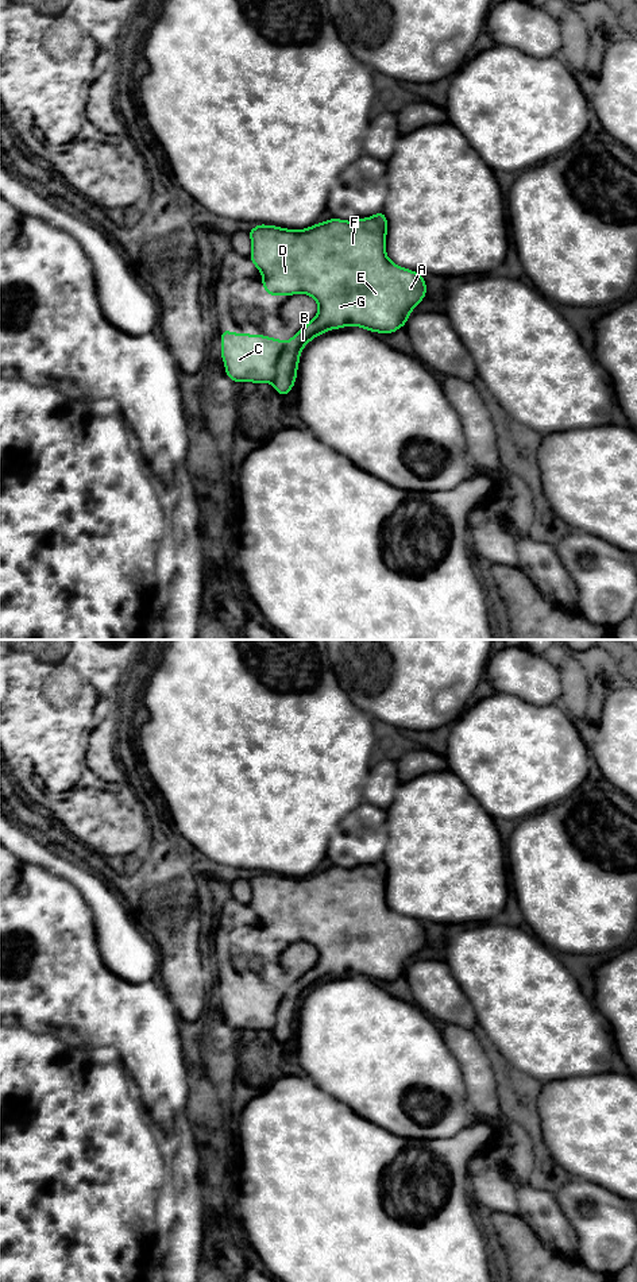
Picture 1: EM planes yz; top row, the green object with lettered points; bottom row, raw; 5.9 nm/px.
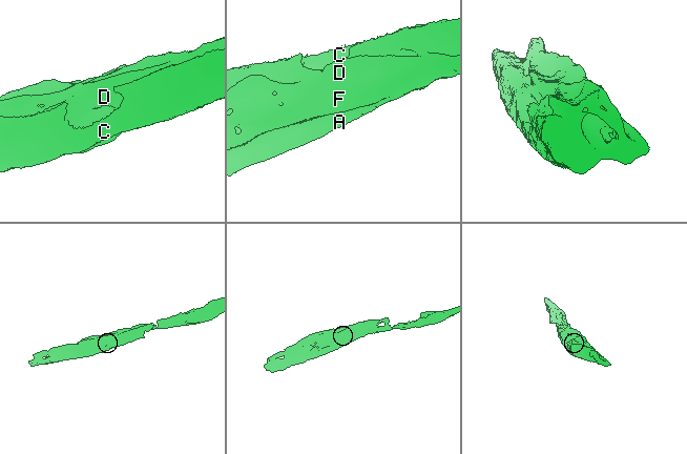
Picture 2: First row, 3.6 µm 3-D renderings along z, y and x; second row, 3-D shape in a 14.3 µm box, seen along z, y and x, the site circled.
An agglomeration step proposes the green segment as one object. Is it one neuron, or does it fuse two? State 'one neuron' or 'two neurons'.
two neurons

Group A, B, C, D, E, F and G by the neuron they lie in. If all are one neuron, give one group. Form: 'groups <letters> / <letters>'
groups A B D E F G / C

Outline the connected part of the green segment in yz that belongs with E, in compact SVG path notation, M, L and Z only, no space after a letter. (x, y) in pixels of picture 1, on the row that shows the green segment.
M383 211L355 221L332 217L306 229L258 224L247 231L252 246L250 260L262 274L265 291L287 297L305 293L318 304L317 316L289 339L277 359L273 385L283 397L296 385L300 354L312 339L347 325L393 333L405 327L413 308L426 294L426 283L421 274L397 266L387 258L387 219Z

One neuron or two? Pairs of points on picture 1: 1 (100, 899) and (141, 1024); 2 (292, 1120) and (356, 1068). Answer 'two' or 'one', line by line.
1: two
2: two

